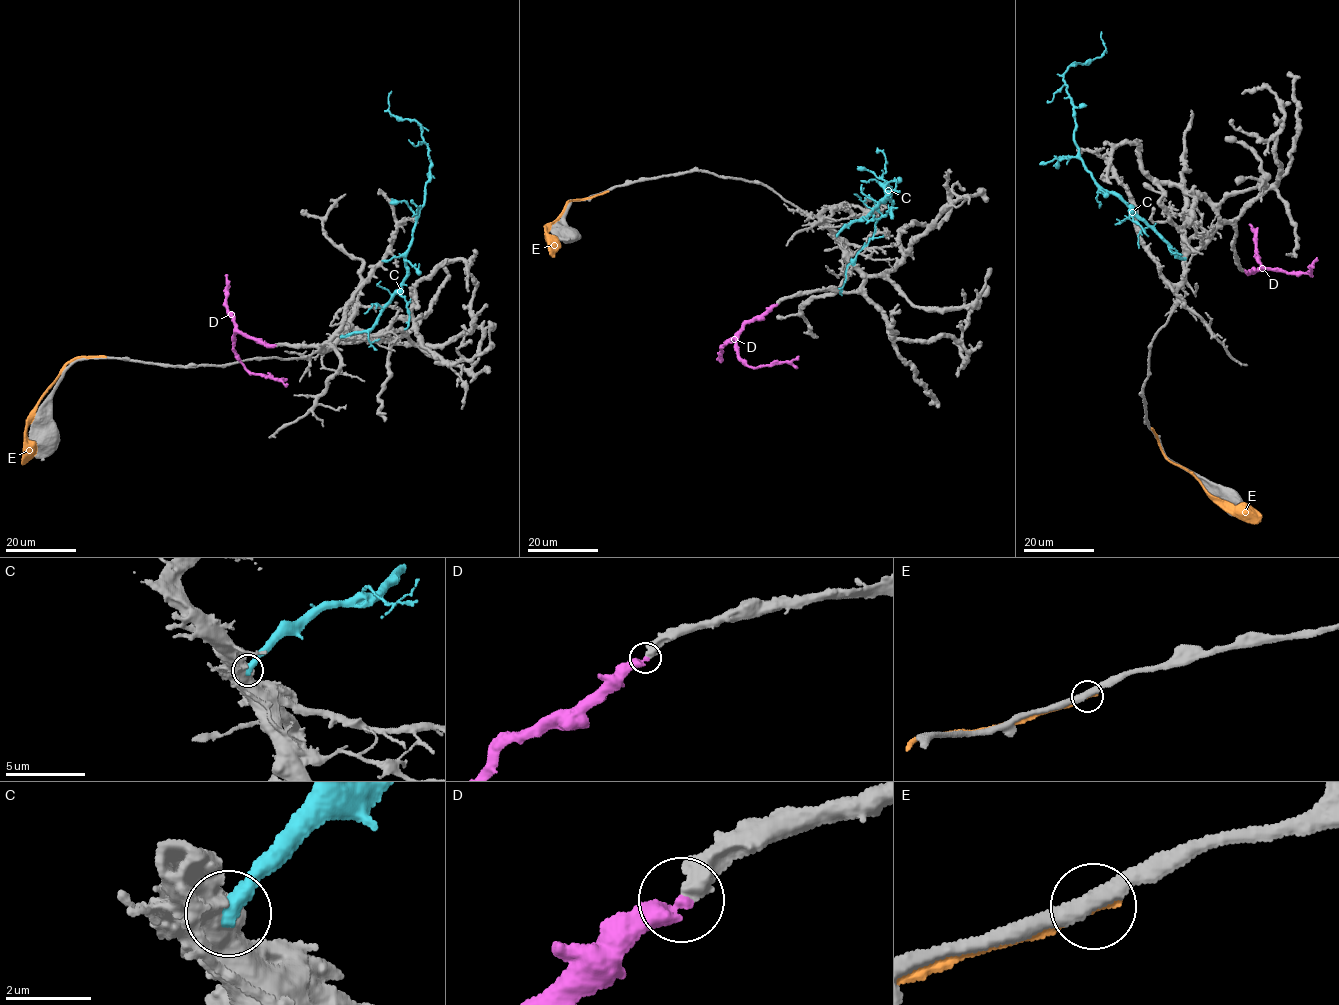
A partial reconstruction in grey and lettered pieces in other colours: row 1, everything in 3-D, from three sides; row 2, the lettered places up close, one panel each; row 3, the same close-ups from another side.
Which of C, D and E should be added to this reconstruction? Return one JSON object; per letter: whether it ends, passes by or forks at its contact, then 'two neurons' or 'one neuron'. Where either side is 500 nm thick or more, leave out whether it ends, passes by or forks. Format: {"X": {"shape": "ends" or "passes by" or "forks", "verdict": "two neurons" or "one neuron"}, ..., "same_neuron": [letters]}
{"C": {"verdict": "two neurons"}, "D": {"shape": "ends", "verdict": "one neuron"}, "E": {"shape": "ends", "verdict": "two neurons"}, "same_neuron": ["D"]}

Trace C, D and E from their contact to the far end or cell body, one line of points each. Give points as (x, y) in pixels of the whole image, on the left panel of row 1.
C: (341, 335), (368, 330), (400, 286), (424, 203), (427, 146), (418, 121), (390, 115), (391, 91)
D: (274, 345), (238, 332), (233, 351), (247, 369), (287, 384)
E: (103, 356), (76, 357), (61, 371), (32, 411), (27, 428), (24, 462)

